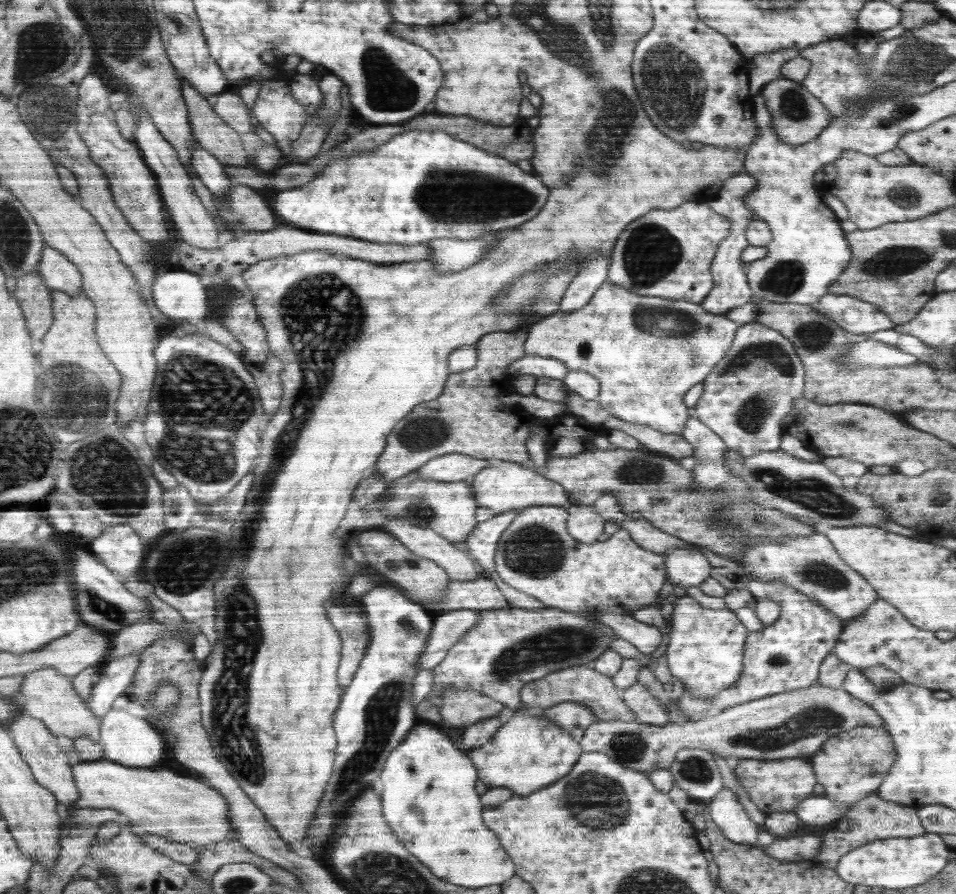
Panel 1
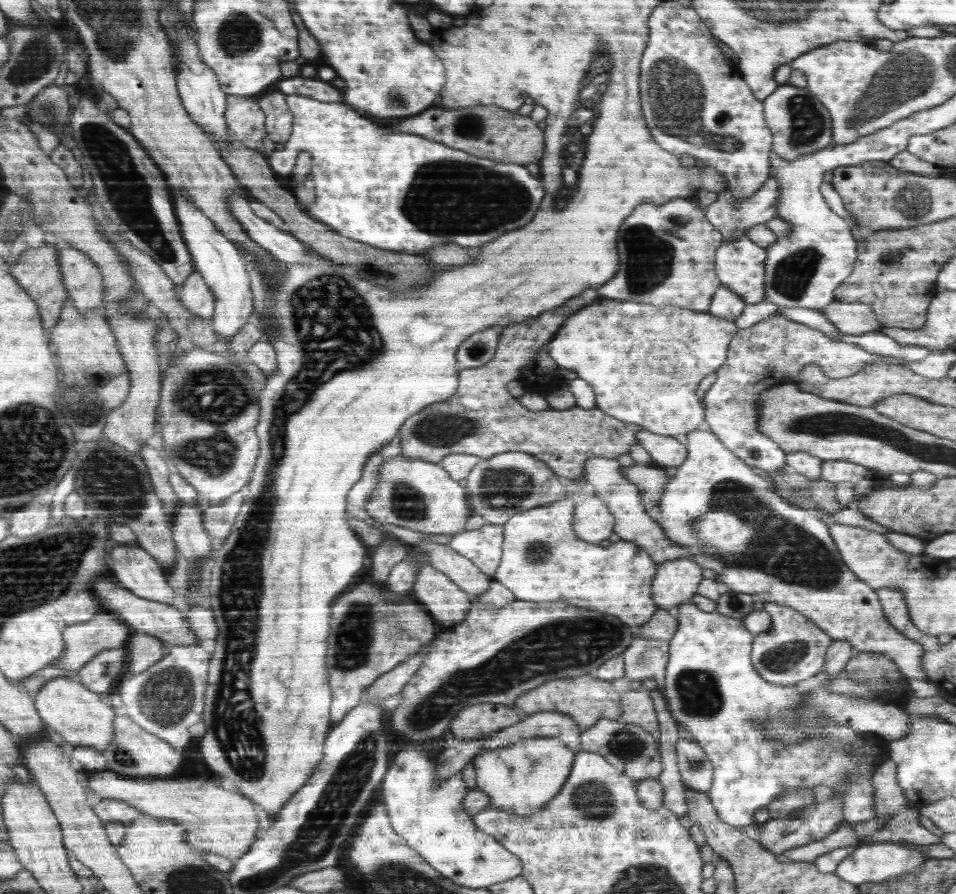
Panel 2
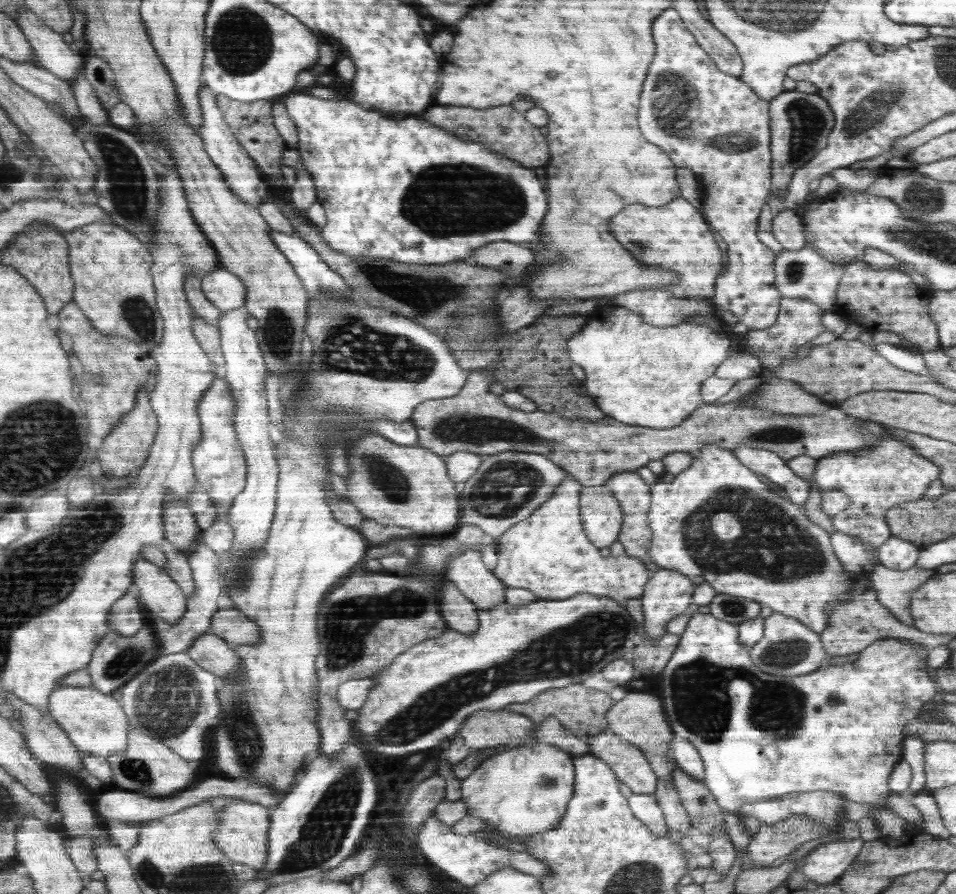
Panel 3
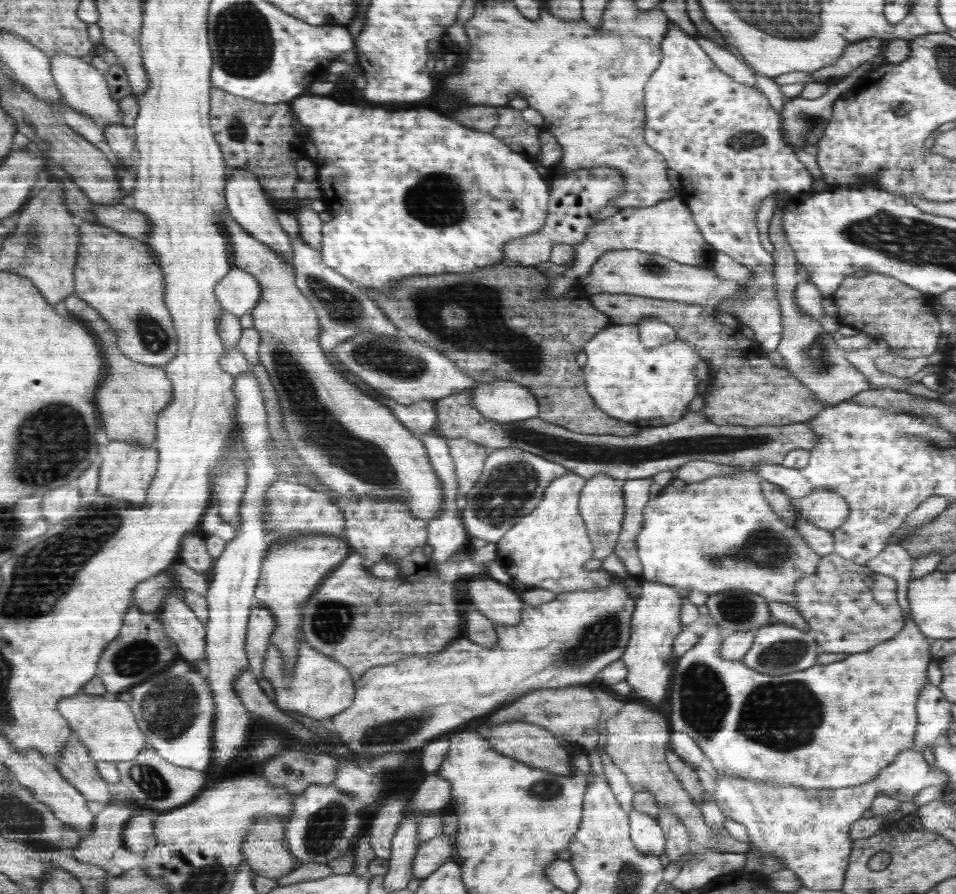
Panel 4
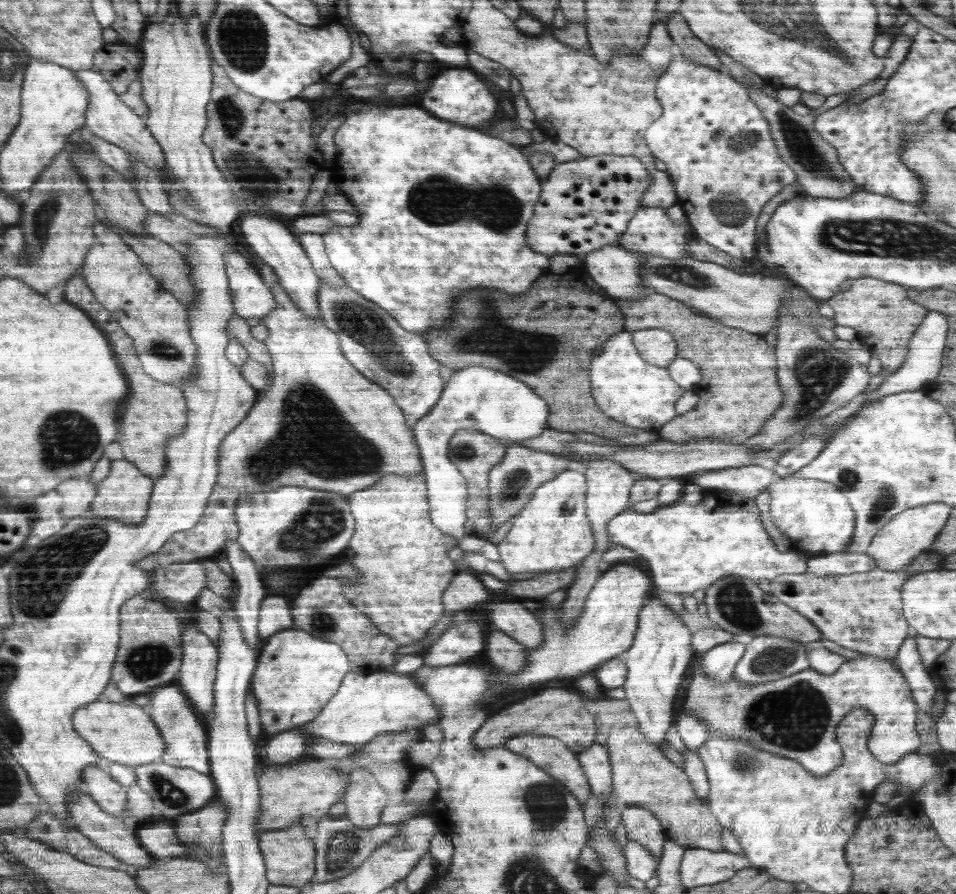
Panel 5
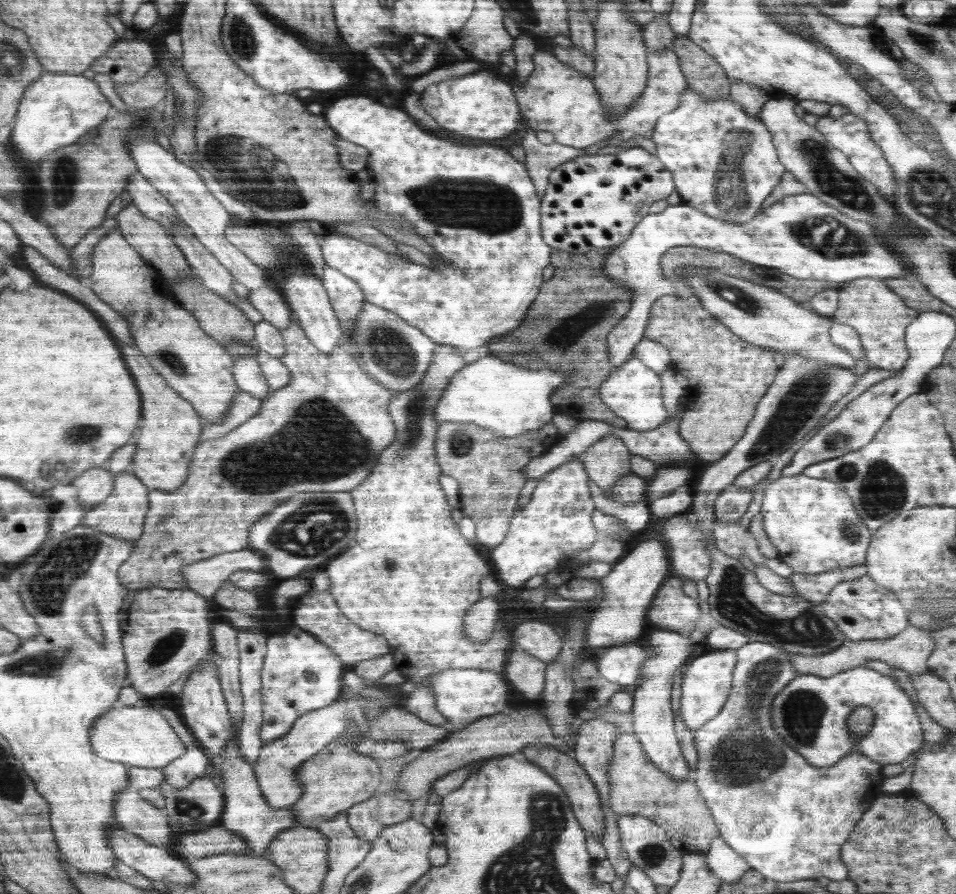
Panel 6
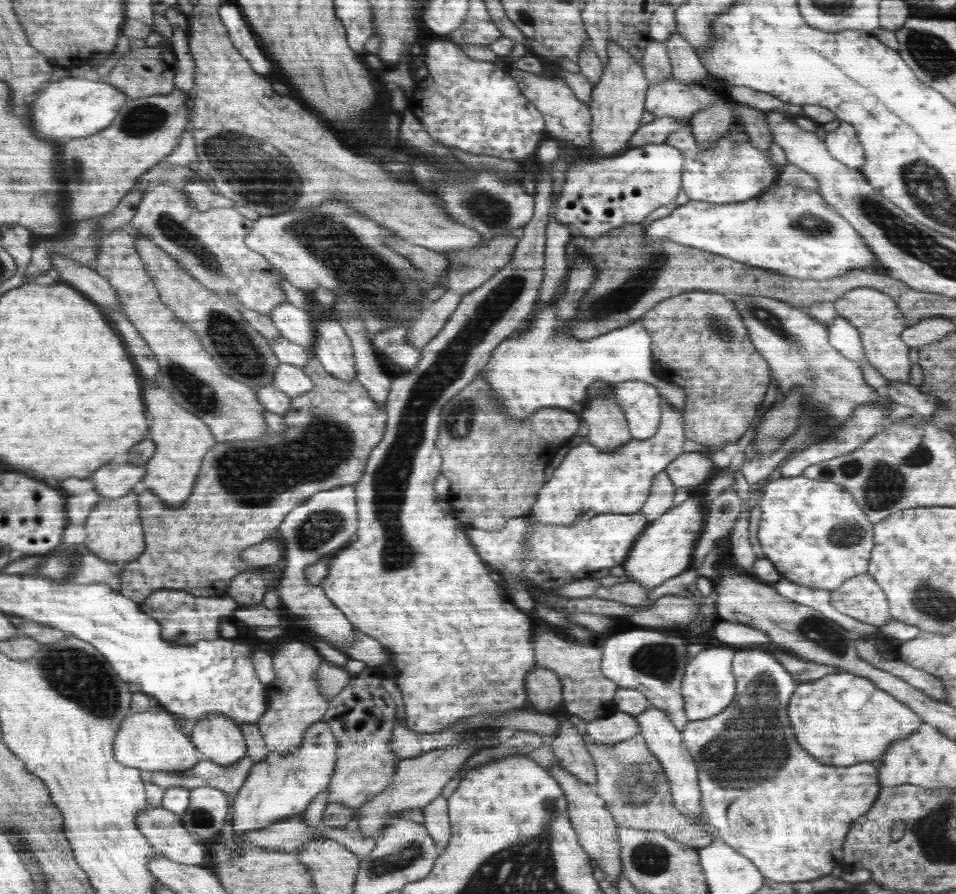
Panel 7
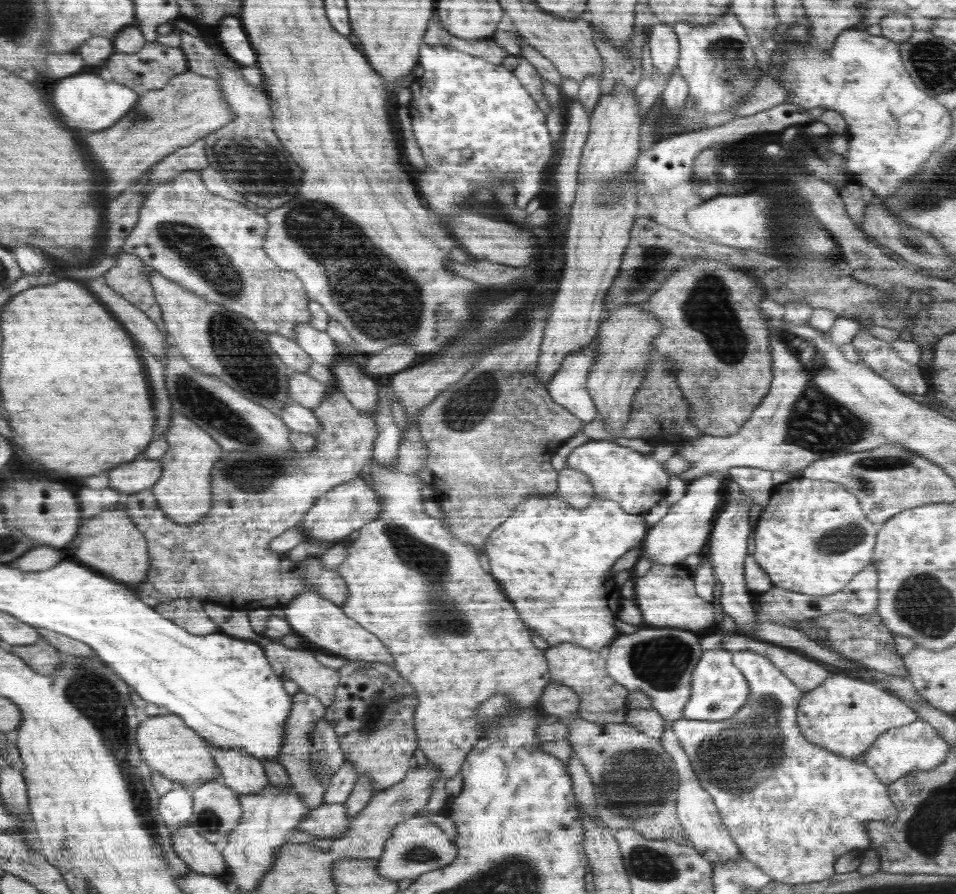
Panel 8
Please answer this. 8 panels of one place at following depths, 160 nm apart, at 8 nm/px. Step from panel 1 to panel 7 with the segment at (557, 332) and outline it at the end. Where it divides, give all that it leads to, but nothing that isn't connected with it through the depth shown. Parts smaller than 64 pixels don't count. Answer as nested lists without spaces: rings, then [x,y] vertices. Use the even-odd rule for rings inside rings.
[[[641,380],[613,384],[614,399],[625,410],[629,432],[638,441],[652,439],[661,428],[663,418],[659,393],[653,385]]]

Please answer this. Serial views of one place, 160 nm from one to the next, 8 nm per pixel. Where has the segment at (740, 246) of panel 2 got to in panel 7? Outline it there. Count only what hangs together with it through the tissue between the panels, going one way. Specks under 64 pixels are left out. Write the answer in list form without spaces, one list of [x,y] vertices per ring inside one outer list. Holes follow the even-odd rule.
[[[688,127],[676,129],[664,140],[664,144],[676,145],[684,158],[681,190],[690,199],[712,204],[732,204],[759,197],[775,184],[776,179],[787,165],[784,151],[776,143],[767,148],[767,153],[756,148],[746,131],[736,127],[728,129],[711,147],[702,148]]]

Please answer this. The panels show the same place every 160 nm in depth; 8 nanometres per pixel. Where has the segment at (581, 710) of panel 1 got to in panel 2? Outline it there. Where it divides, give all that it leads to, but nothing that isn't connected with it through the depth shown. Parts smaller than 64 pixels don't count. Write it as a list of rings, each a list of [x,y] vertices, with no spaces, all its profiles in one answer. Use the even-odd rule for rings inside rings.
[[[556,711],[537,712],[522,716],[520,723],[503,728],[485,739],[479,754],[485,750],[494,750],[524,739],[538,737],[559,738],[565,745],[578,753],[581,748],[581,730],[575,720],[567,714]]]

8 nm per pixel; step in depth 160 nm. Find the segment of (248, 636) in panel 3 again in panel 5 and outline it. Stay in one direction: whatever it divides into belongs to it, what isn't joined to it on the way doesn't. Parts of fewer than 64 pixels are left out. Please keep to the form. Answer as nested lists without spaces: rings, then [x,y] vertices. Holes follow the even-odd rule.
[[[268,594],[259,608],[258,636],[261,642],[284,629],[291,628],[291,604],[281,594]]]

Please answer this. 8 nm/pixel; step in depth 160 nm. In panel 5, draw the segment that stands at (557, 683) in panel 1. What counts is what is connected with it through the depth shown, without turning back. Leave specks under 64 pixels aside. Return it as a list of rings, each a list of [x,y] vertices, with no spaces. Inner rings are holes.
[[[556,687],[542,690],[540,694],[519,700],[486,719],[473,735],[473,744],[477,749],[489,749],[503,746],[513,736],[535,734],[556,737],[570,751],[579,754],[598,741],[595,716],[584,708],[583,698],[580,693],[572,689],[564,690]]]

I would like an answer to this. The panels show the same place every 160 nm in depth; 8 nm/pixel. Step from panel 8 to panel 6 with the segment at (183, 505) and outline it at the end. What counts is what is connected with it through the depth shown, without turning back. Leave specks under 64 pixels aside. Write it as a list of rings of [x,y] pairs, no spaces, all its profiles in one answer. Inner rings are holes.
[[[122,346],[122,352],[126,352],[130,372],[134,372],[137,387],[142,390],[144,410],[144,419],[134,442],[138,452],[132,458],[131,472],[150,490],[176,492],[189,478],[190,464],[195,458],[205,426],[193,404],[169,387],[169,383],[152,367],[138,347]]]

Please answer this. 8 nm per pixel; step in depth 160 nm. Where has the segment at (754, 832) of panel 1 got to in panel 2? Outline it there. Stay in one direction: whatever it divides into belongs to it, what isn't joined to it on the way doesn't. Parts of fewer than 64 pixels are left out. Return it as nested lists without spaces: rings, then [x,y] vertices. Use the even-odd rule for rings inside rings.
[[[692,602],[682,603],[674,613],[678,626],[669,640],[666,687],[661,691],[677,722],[686,726],[713,764],[714,774],[708,796],[711,797],[720,820],[744,832],[749,824],[754,823],[755,810],[766,807],[780,791],[794,787],[813,790],[820,784],[843,792],[844,821],[856,823],[877,818],[873,809],[875,796],[871,777],[879,764],[889,759],[887,742],[873,734],[856,732],[849,726],[832,724],[827,718],[821,718],[815,724],[813,734],[791,748],[767,743],[762,724],[765,724],[766,720],[778,719],[785,724],[785,728],[799,725],[797,720],[801,716],[797,714],[797,710],[803,705],[803,700],[806,700],[806,693],[796,690],[795,686],[771,684],[758,674],[751,663],[751,644],[754,636],[742,620],[730,618],[716,610],[704,612]]]

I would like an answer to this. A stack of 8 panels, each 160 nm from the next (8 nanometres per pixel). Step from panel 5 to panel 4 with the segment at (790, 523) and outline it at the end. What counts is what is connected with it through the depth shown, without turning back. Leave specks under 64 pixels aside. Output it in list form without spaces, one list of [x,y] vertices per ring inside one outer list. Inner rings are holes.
[[[817,489],[802,498],[790,498],[797,518],[804,517],[818,528],[834,534],[847,519],[849,506],[844,497],[829,489]]]

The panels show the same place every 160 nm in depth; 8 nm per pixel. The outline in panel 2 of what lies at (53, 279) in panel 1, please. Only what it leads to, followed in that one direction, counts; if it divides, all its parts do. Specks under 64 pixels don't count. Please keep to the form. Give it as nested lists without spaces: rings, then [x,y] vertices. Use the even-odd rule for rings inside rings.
[[[74,247],[62,249],[60,267],[69,298],[82,313],[104,306],[104,275],[88,253]]]

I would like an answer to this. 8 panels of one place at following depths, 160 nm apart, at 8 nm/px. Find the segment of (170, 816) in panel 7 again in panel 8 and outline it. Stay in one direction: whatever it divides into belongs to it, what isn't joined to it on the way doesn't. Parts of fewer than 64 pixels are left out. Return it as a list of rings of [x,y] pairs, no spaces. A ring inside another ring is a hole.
[[[190,824],[172,830],[172,843],[176,853],[194,872],[216,876],[228,871],[222,850],[198,834]]]

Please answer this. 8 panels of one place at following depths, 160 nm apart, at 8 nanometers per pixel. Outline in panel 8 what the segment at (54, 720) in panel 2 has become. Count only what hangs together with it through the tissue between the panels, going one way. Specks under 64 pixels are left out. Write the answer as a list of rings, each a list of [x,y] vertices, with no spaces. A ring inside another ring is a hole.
[[[170,713],[148,717],[137,728],[137,745],[141,748],[144,761],[152,772],[159,772],[164,778],[179,782],[191,788],[196,782],[220,780],[220,769],[213,756],[208,752],[208,746],[196,731],[185,724],[182,717]]]

